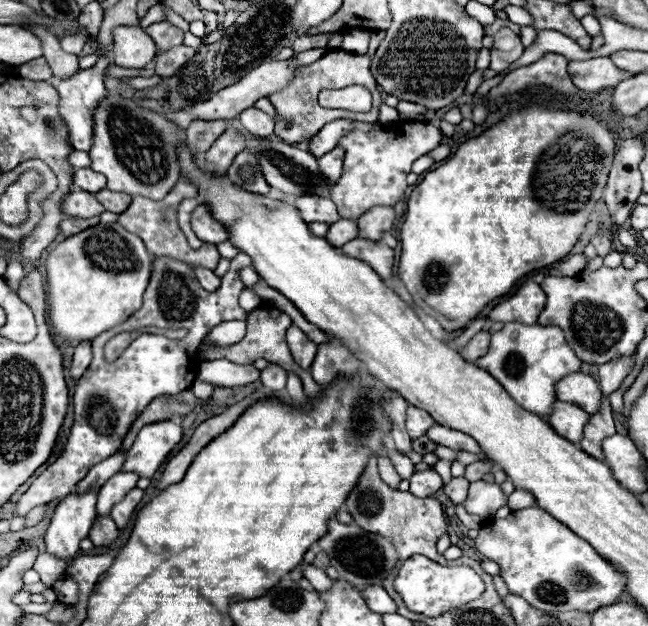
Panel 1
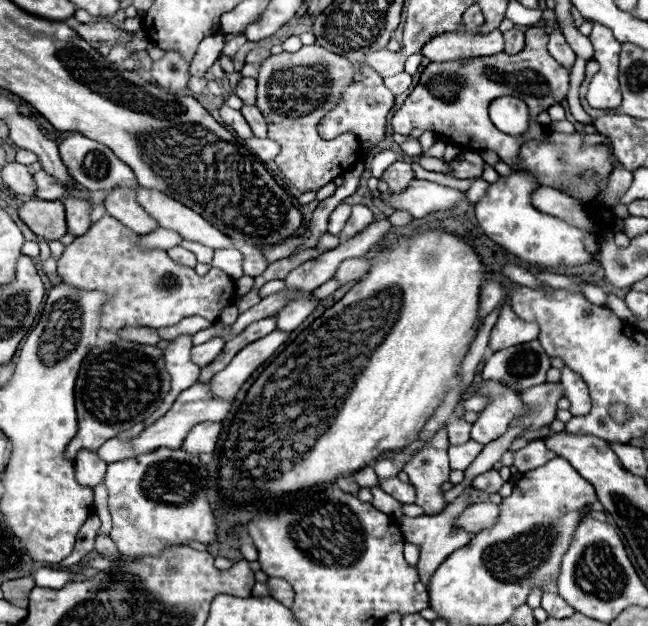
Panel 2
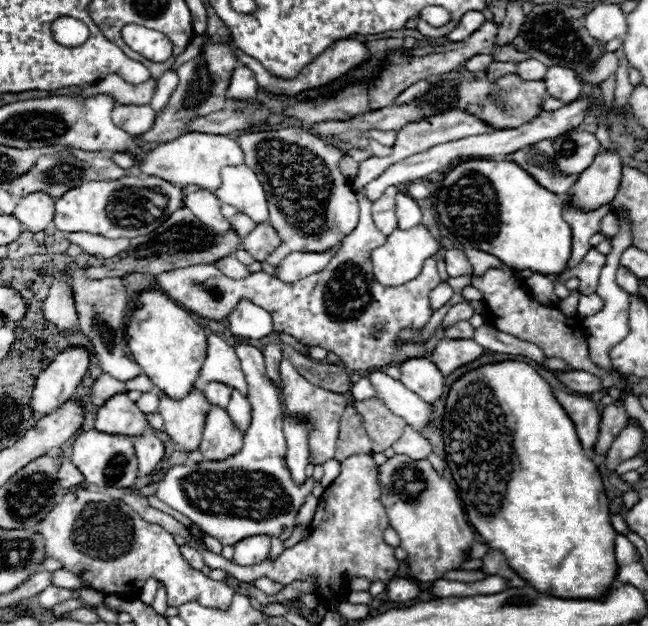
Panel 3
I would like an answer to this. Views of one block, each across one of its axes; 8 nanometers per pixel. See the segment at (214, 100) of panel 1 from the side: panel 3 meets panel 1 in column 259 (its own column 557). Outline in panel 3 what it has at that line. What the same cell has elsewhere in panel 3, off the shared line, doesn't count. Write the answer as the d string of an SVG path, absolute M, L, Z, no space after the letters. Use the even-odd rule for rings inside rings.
M562 66L548 68L548 72L544 76L544 82L546 82L548 94L552 98L564 102L564 104L570 104L570 102L578 100L580 92L582 92L582 84L576 78L576 74L568 68L562 68Z

